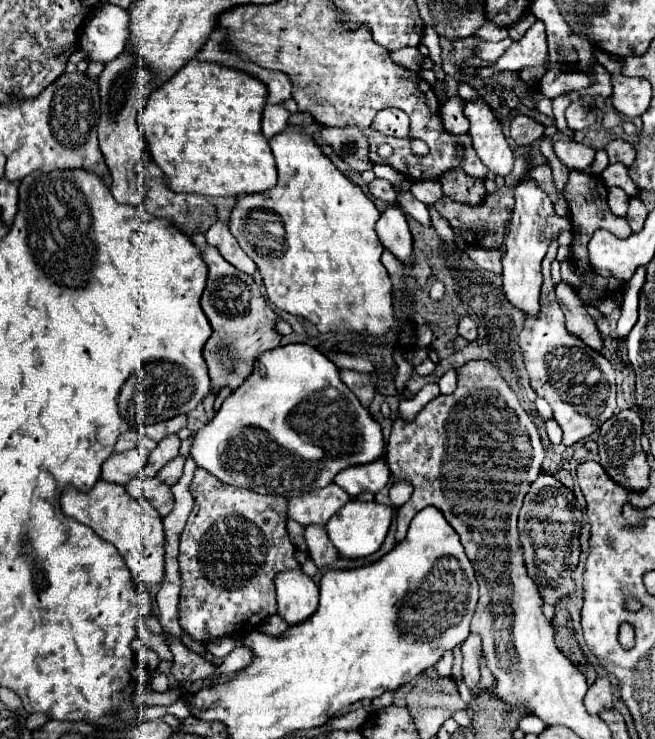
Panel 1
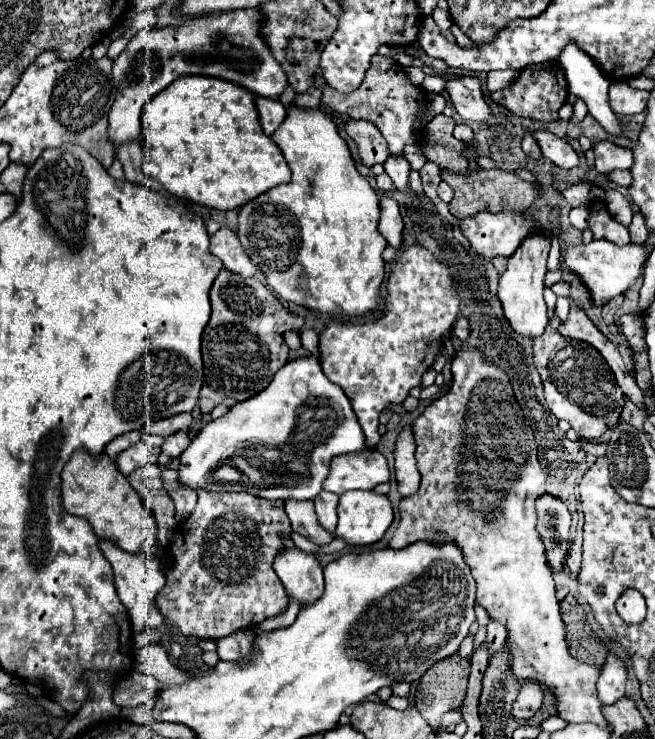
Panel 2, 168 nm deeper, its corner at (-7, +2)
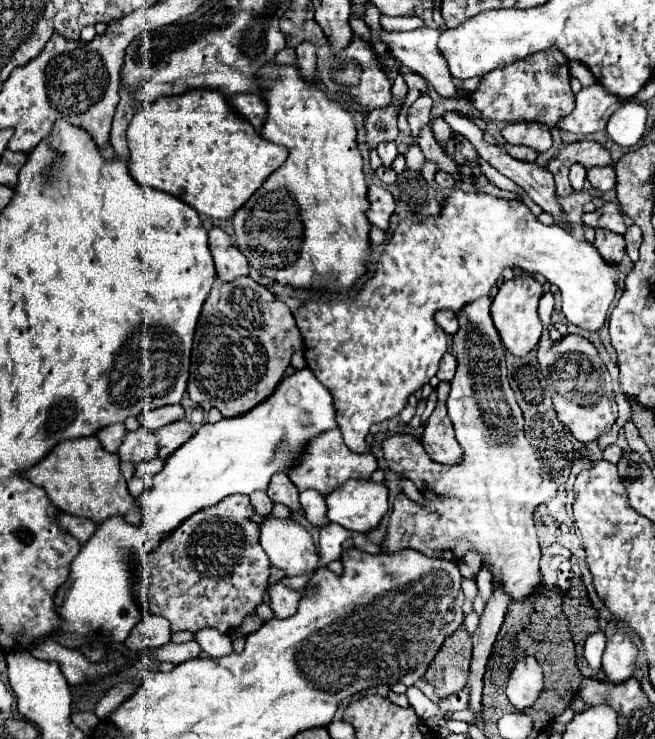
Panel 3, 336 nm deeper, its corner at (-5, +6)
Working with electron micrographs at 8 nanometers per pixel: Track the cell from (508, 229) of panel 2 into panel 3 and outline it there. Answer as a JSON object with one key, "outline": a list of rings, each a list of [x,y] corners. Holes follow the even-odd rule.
{"outline":[[[470,184],[464,190],[450,190],[446,204],[436,216],[422,222],[400,220],[392,240],[386,244],[376,262],[374,276],[354,298],[340,301],[309,299],[294,312],[296,326],[304,336],[306,366],[332,394],[336,422],[350,450],[370,452],[370,446],[366,444],[370,426],[396,418],[406,408],[408,398],[430,382],[432,376],[436,376],[440,358],[446,354],[448,340],[446,332],[438,330],[434,312],[460,310],[470,300],[488,296],[504,268],[522,268],[528,274],[540,272],[548,282],[560,288],[562,314],[570,324],[592,332],[602,330],[616,294],[618,266],[606,264],[598,252],[594,252],[594,244],[576,240],[558,224],[542,224],[526,204],[500,200],[490,194],[478,194]]]}

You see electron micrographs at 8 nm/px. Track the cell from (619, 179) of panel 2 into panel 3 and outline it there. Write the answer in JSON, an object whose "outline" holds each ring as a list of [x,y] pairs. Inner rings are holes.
{"outline":[[[602,166],[602,168],[590,168],[586,170],[586,178],[590,180],[590,184],[600,190],[600,192],[606,192],[606,190],[612,190],[616,186],[616,172],[612,166]]]}

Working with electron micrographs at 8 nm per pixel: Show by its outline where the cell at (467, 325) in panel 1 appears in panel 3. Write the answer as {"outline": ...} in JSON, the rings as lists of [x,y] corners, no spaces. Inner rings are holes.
{"outline":[[[440,310],[434,314],[434,320],[436,324],[446,332],[446,334],[454,334],[458,330],[458,320],[456,320],[456,314],[450,312],[450,310]]]}

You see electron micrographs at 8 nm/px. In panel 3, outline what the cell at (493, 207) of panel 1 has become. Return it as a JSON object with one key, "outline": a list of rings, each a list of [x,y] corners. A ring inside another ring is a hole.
{"outline":[[[426,124],[426,126],[422,126],[422,130],[420,130],[420,134],[418,134],[418,146],[420,146],[420,150],[424,152],[424,156],[426,156],[426,160],[432,160],[432,162],[436,162],[438,164],[438,168],[440,170],[444,170],[444,172],[450,172],[454,178],[458,178],[458,172],[460,172],[460,168],[446,156],[446,152],[442,150],[442,146],[434,140],[434,136],[432,136],[432,130],[430,130],[430,126]]]}

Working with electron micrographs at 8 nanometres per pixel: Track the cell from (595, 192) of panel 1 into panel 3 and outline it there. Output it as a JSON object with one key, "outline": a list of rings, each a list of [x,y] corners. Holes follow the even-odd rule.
{"outline":[[[596,230],[594,248],[602,256],[602,260],[606,260],[608,264],[620,264],[624,256],[624,246],[626,244],[622,236],[614,236],[612,232],[606,232],[606,230]]]}

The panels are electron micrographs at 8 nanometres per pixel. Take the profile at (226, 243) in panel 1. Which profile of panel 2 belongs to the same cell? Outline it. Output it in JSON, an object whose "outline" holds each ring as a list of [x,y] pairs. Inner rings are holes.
{"outline":[[[220,228],[216,234],[210,236],[210,250],[214,256],[218,256],[230,272],[236,272],[240,276],[254,276],[256,266],[244,252],[238,234],[230,228]]]}

